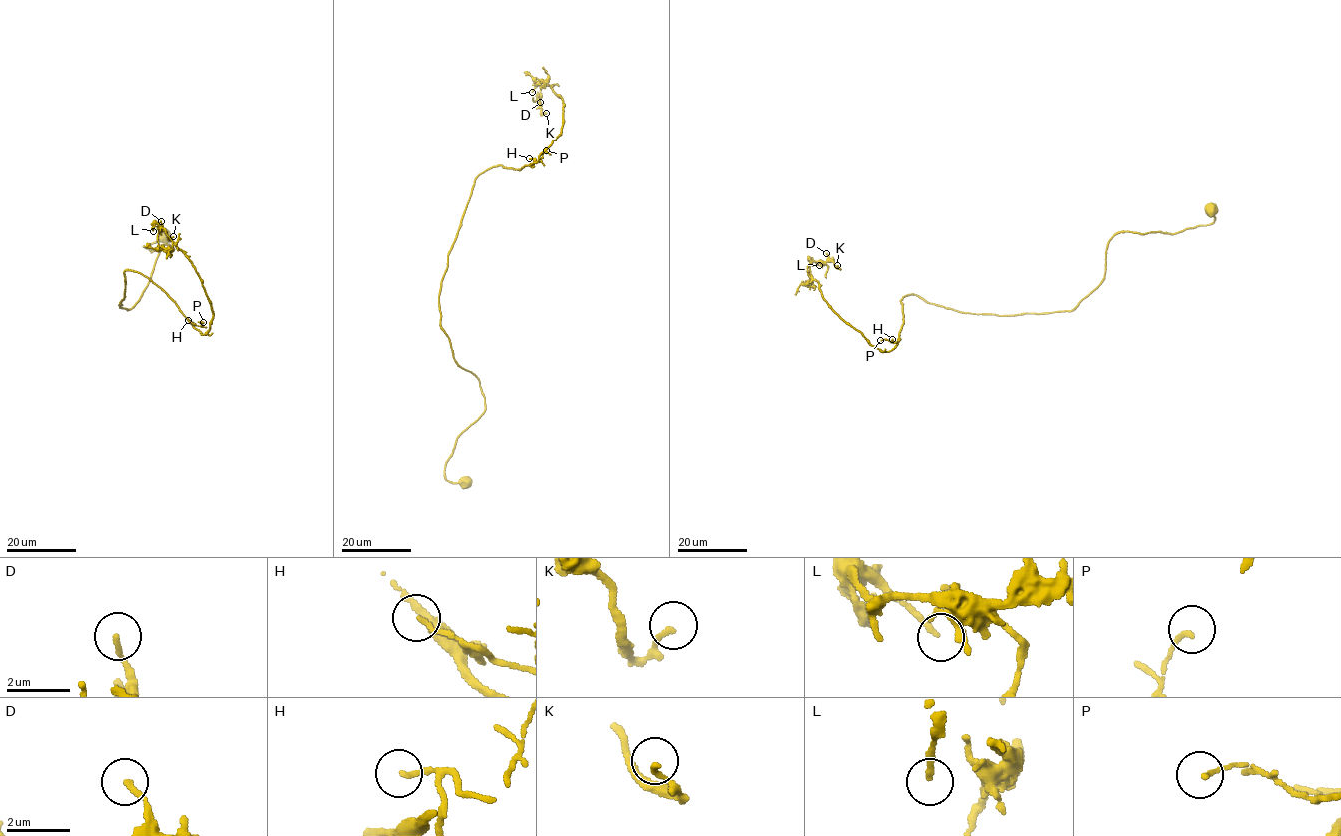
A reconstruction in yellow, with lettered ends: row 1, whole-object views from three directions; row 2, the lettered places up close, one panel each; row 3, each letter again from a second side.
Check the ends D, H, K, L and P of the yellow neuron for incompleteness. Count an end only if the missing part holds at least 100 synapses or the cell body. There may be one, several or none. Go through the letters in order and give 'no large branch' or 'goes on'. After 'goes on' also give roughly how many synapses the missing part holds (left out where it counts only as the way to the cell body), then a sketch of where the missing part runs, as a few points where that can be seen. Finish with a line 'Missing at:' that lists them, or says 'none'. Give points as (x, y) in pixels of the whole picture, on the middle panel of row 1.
D: no large branch
H: no large branch
K: no large branch
L: no large branch
P: no large branch
Missing at: none

